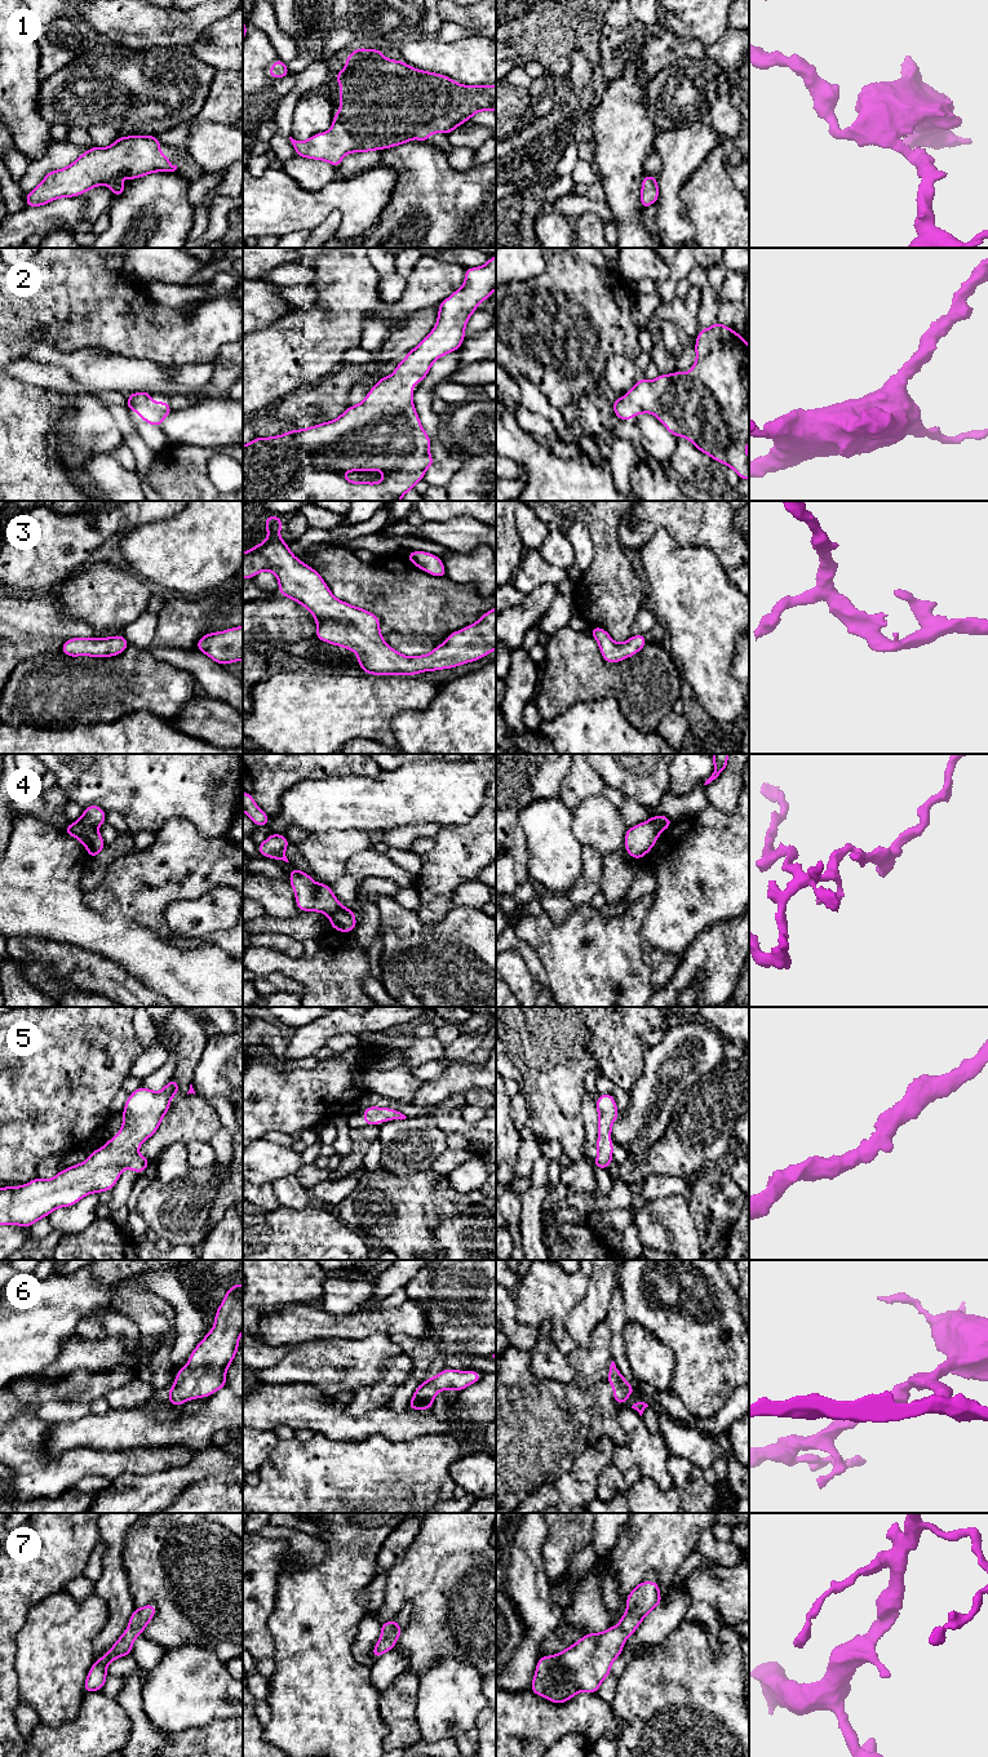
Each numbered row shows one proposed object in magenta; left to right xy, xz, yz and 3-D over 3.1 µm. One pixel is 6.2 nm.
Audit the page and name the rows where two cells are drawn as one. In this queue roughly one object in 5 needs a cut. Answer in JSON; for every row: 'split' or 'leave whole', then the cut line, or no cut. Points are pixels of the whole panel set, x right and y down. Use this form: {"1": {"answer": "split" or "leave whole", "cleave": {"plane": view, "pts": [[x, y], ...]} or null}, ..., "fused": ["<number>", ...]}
{"1": {"answer": "leave whole", "cleave": null}, "2": {"answer": "leave whole", "cleave": null}, "3": {"answer": "leave whole", "cleave": null}, "4": {"answer": "split", "cleave": {"plane": "xy", "pts": [[76, 821], [97, 829]]}}, "5": {"answer": "leave whole", "cleave": null}, "6": {"answer": "leave whole", "cleave": null}, "7": {"answer": "leave whole", "cleave": null}, "fused": ["4"]}

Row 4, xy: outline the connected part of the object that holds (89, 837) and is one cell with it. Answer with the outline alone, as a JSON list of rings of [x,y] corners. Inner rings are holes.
[[[71,822],[63,831],[74,838],[77,838],[88,851],[92,860],[107,846],[101,838],[98,829],[85,828],[81,824]]]

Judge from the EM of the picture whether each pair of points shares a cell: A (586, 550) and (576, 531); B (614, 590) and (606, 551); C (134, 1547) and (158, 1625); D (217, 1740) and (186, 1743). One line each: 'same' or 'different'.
A: same
B: same
C: same
D: same

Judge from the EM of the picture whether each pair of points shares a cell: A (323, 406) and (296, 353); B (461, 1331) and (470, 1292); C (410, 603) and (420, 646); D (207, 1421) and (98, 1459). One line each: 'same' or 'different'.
A: different
B: same
C: different
D: different

